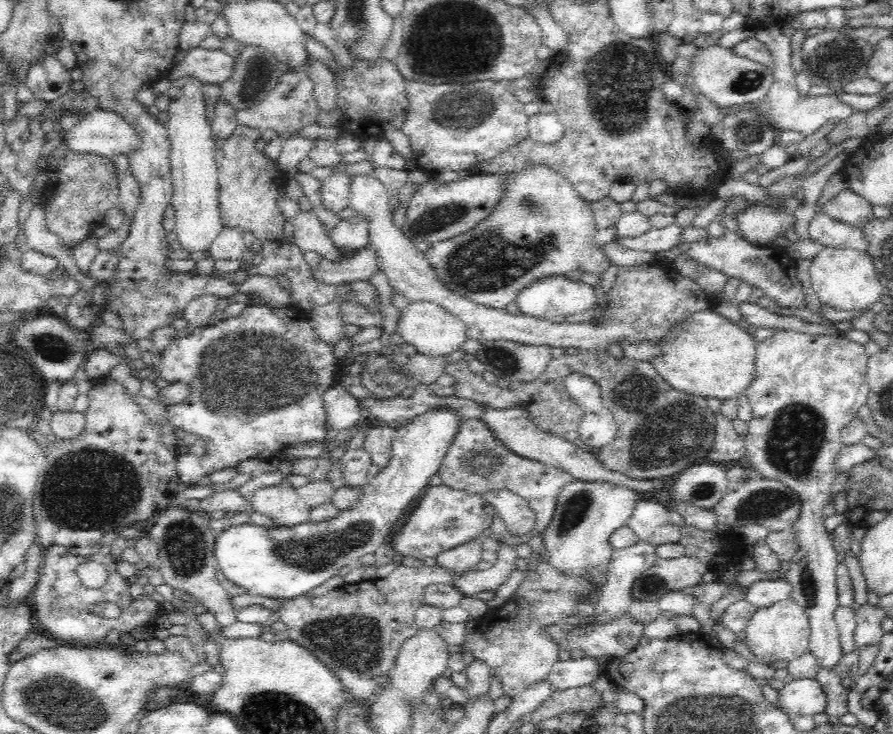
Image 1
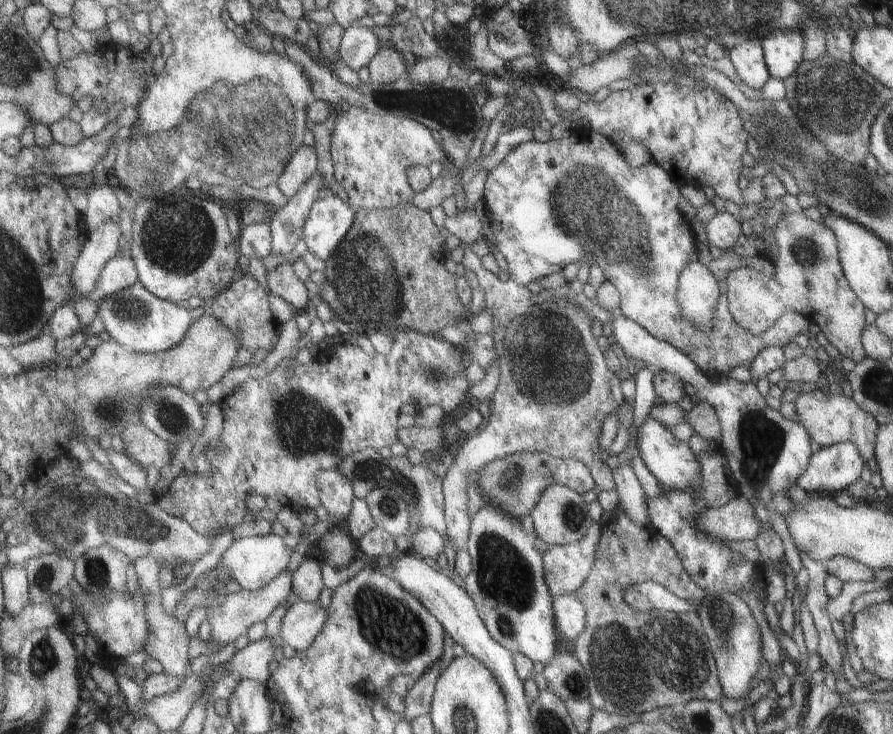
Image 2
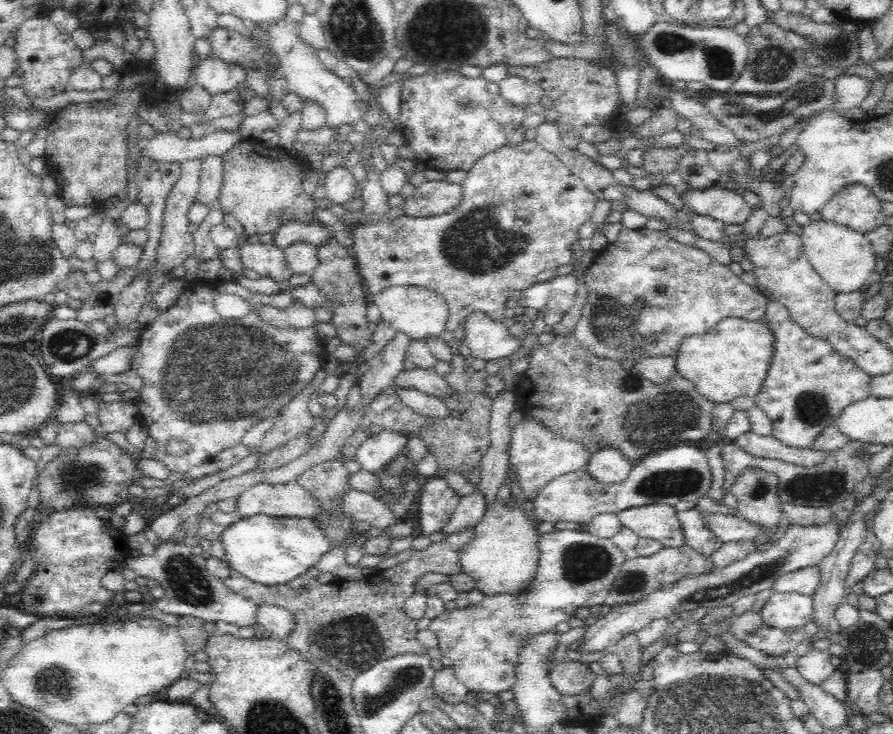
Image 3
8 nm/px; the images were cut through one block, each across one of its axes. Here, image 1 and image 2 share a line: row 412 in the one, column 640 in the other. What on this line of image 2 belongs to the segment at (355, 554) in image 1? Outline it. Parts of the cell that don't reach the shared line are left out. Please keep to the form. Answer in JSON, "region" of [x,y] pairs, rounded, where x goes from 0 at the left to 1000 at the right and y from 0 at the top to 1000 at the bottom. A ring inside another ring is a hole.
{"region":[[[726,567],[722,568],[721,574],[713,579],[710,605],[722,638],[737,654],[738,659],[745,662],[745,668],[782,666],[784,640],[779,621],[769,609],[769,602],[754,595],[746,580]]]}

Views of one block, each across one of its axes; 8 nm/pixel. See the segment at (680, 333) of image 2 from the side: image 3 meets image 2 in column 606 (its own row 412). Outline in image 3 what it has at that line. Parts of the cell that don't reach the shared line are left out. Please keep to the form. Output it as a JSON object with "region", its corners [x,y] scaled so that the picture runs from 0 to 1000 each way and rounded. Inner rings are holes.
{"region":[[[264,377],[260,380],[260,402],[271,406],[281,422],[272,431],[271,433],[255,436],[251,431],[246,431],[242,418],[240,417],[240,406],[244,403],[244,398],[241,395],[241,387],[231,386],[223,387],[222,390],[215,390],[215,392],[209,392],[206,401],[199,406],[198,414],[191,417],[185,429],[180,429],[174,433],[174,437],[160,447],[159,463],[152,470],[153,481],[150,488],[146,490],[146,499],[143,504],[150,504],[161,516],[161,526],[156,533],[157,550],[153,552],[156,564],[155,575],[159,578],[168,589],[168,594],[175,599],[177,608],[174,616],[174,625],[184,631],[186,638],[193,644],[207,644],[213,643],[215,638],[224,635],[227,629],[234,628],[239,621],[242,621],[249,613],[255,613],[265,605],[271,604],[273,593],[280,587],[282,582],[289,579],[291,574],[297,571],[306,571],[316,561],[316,557],[331,540],[336,537],[337,531],[345,527],[349,518],[353,515],[355,505],[363,497],[366,484],[366,477],[356,471],[358,462],[352,452],[351,446],[345,447],[327,447],[326,444],[316,444],[316,447],[309,444],[308,441],[301,441],[295,436],[292,431],[292,422],[298,417],[309,414],[309,406],[320,406],[319,399],[310,399],[300,403],[300,411],[298,411],[298,402],[293,402],[293,398],[278,398],[265,387]],[[193,602],[204,602],[213,606],[213,613],[208,616],[207,620],[193,620],[187,614],[187,604]]]}

